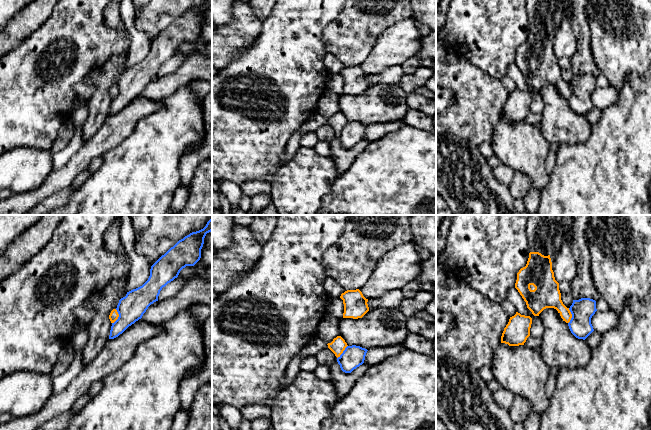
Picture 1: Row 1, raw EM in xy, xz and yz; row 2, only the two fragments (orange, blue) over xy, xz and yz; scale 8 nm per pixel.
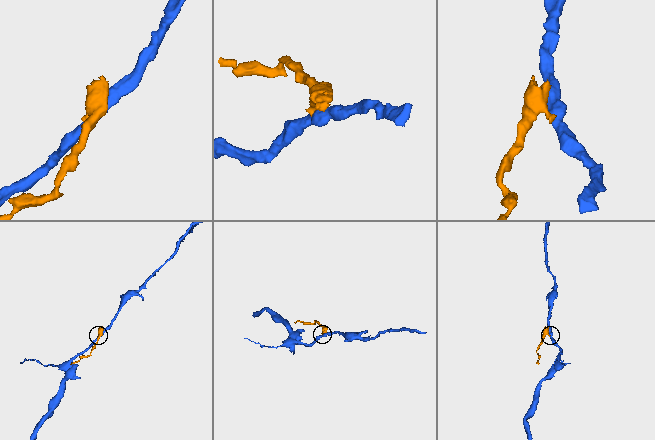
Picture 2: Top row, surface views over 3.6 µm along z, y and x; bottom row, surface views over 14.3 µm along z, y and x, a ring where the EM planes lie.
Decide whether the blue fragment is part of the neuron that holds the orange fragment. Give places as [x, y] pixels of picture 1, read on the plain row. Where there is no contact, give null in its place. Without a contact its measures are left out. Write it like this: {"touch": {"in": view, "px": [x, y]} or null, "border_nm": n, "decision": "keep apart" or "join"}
{"touch": {"in": "xy", "px": [118, 92]}, "border_nm": 120, "decision": "keep apart"}

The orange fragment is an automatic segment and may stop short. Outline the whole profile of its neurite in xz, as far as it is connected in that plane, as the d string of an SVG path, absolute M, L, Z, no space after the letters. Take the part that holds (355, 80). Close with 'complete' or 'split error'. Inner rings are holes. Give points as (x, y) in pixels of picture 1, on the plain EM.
M359 65L347 66L341 70L340 74L344 80L343 94L362 94L369 87L368 75Z; complete

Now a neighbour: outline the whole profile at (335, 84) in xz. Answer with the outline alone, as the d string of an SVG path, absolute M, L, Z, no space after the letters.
M340 73L329 74L328 80L326 82L326 91L335 93L337 95L342 95L344 89L343 76Z

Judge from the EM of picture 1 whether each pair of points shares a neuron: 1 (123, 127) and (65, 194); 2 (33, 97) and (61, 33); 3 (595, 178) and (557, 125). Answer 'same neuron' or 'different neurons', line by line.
1: different neurons
2: same neuron
3: different neurons

